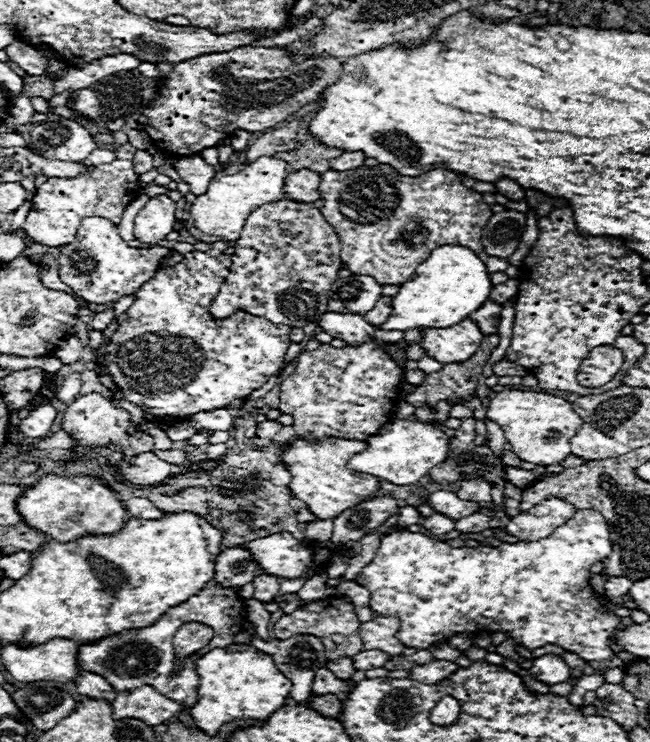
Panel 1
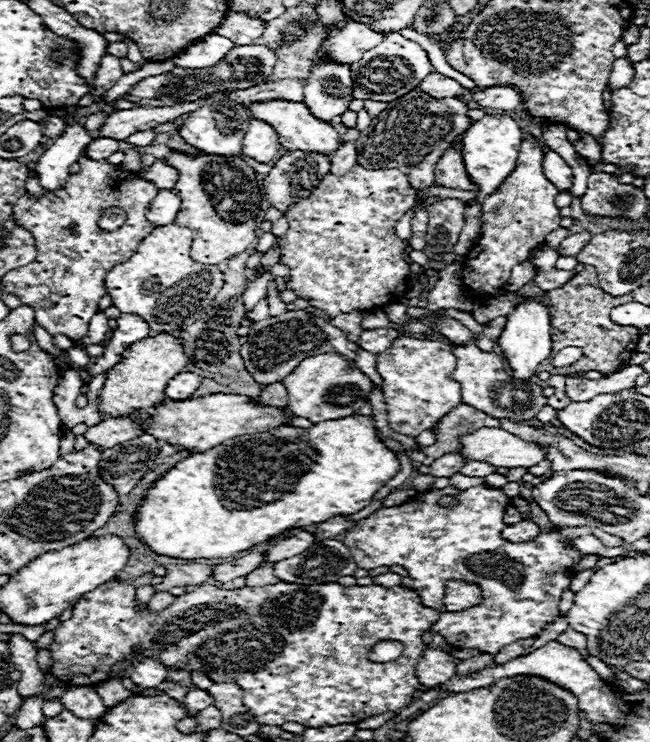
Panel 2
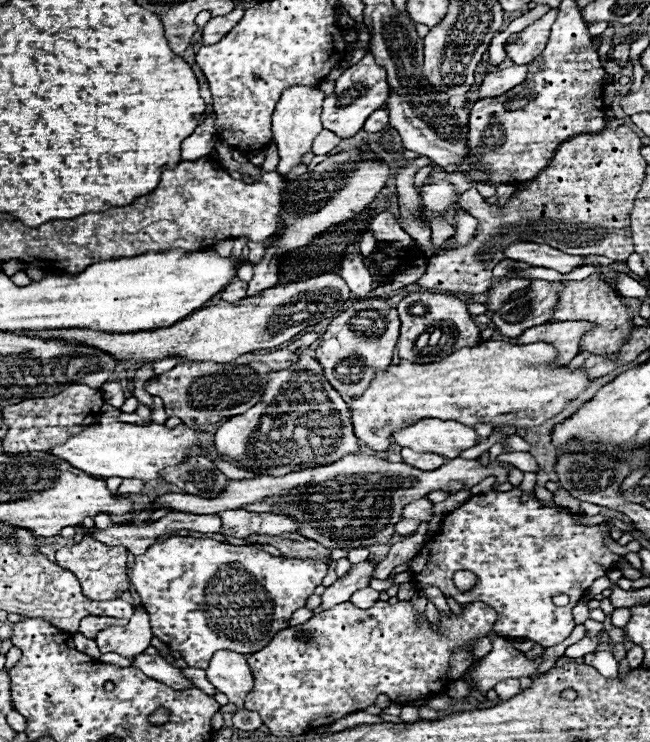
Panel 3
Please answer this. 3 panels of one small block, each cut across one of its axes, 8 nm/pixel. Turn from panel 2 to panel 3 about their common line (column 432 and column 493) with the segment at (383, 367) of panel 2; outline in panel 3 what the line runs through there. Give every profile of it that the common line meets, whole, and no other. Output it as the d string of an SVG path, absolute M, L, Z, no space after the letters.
M490 340L482 342L474 348L460 348L452 352L450 356L430 362L430 364L418 364L418 362L406 362L400 360L398 364L390 364L388 370L376 372L374 380L366 388L362 396L354 396L350 400L350 414L352 414L352 426L358 440L362 440L368 448L376 452L384 452L392 444L392 434L400 432L404 426L416 424L422 418L440 418L440 420L456 420L466 426L474 426L478 422L492 422L494 426L500 424L512 424L516 428L532 428L544 424L548 418L562 412L562 408L568 404L568 400L576 398L584 388L590 384L586 372L574 370L570 372L566 366L554 368L550 366L556 358L554 346L546 342L534 342L524 346L504 344L502 340Z

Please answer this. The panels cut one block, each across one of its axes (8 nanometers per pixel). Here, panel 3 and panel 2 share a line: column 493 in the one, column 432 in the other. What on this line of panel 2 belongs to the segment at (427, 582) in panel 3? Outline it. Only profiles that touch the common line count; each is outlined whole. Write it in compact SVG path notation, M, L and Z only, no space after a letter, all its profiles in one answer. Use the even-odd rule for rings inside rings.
M446 486L442 490L430 490L416 494L412 500L400 506L382 508L376 514L358 520L344 544L350 548L358 568L372 570L378 566L400 564L414 580L414 590L430 608L440 608L440 620L434 632L440 632L448 644L458 648L480 650L482 654L498 654L504 646L538 636L544 626L552 624L558 616L562 592L570 588L574 578L574 566L584 558L572 542L580 536L592 534L604 546L620 546L622 538L606 534L598 528L556 528L540 534L528 544L508 544L502 540L504 510L510 498L500 488L472 486L458 490ZM442 496L458 496L458 506L442 508L438 500ZM464 580L482 588L484 602L464 612L444 610L444 582Z

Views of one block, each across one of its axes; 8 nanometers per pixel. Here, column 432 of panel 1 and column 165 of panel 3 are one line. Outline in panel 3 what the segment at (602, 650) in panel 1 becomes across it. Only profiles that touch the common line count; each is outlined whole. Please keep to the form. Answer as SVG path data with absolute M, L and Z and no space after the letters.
M172 536L152 544L142 556L136 556L136 564L128 572L128 578L136 586L142 606L150 614L154 636L168 644L170 650L180 652L188 666L206 668L210 656L214 656L218 648L230 648L238 654L262 650L276 632L288 628L292 614L306 606L308 596L322 584L328 570L328 564L322 560L270 556L254 546L230 546L212 538Z

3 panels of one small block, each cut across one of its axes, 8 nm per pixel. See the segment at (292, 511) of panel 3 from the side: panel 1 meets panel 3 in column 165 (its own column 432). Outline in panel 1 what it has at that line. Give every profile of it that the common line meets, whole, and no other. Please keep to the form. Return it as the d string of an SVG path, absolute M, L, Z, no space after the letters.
M446 490L430 494L428 496L428 504L438 514L444 514L444 516L448 516L452 520L466 518L466 516L470 516L470 514L474 514L478 510L478 504L474 504L470 500L460 500L454 492L446 492Z

